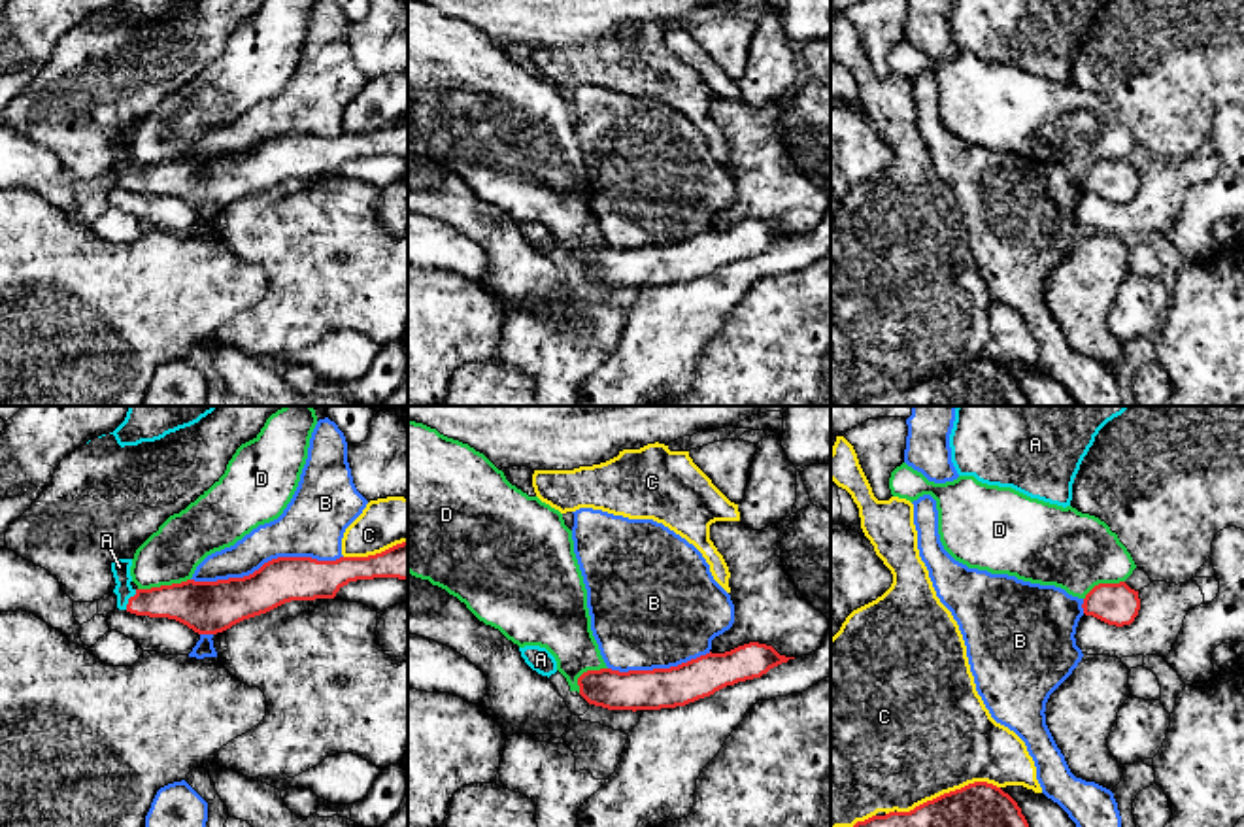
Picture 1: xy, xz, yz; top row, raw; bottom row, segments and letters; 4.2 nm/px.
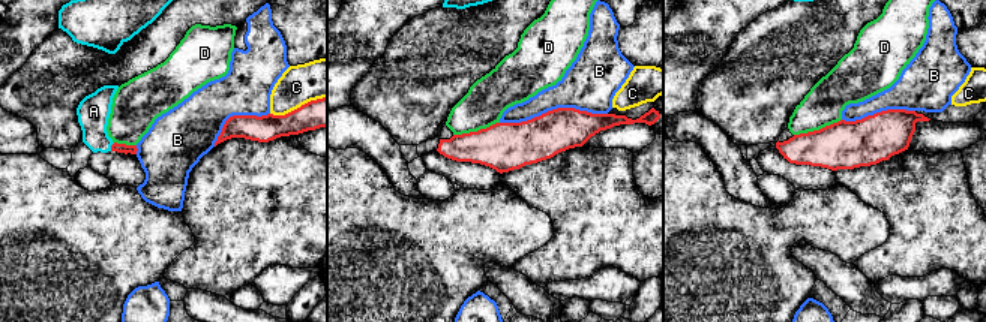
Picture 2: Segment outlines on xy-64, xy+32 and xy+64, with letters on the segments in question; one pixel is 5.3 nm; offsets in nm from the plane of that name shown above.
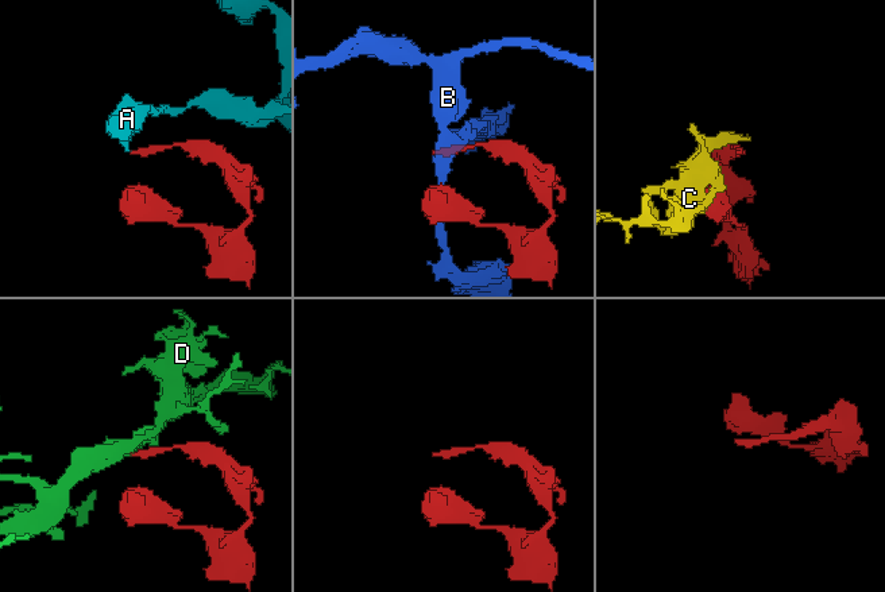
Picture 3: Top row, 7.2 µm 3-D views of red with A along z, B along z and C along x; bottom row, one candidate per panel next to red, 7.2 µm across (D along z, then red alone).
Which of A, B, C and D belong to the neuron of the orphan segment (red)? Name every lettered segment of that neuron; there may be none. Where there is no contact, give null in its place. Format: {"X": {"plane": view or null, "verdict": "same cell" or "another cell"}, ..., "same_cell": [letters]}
{"A": {"plane": "xy", "verdict": "same cell"}, "B": {"plane": "xy", "verdict": "another cell"}, "C": {"plane": "yz", "verdict": "another cell"}, "D": {"plane": "xy", "verdict": "another cell"}, "same_cell": ["A"]}

